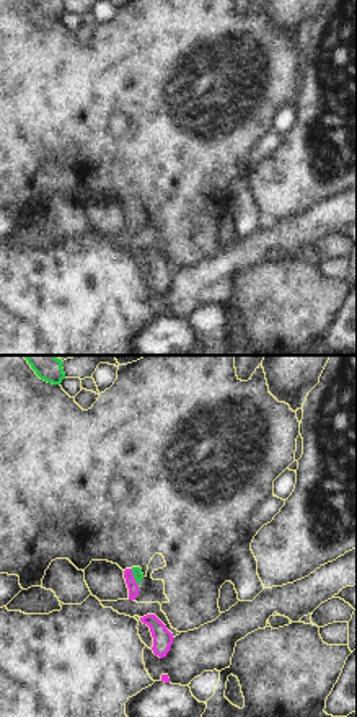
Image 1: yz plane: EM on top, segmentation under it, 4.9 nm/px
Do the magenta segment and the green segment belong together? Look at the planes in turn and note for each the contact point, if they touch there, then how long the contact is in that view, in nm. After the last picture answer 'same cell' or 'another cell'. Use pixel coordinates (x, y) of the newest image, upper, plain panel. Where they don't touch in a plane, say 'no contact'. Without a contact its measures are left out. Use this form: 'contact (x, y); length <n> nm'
contact (134, 215); length 120 nm

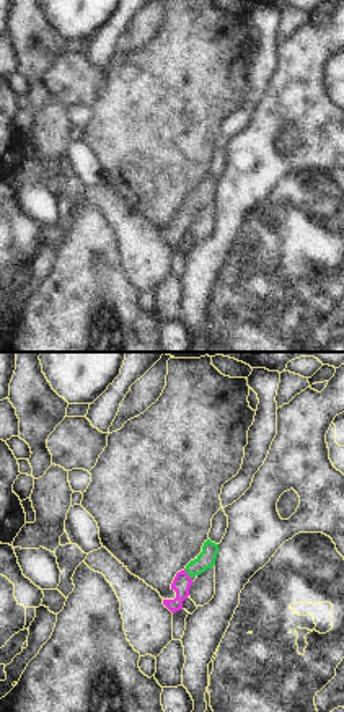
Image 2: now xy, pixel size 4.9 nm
contact (186, 209); length 70 nm

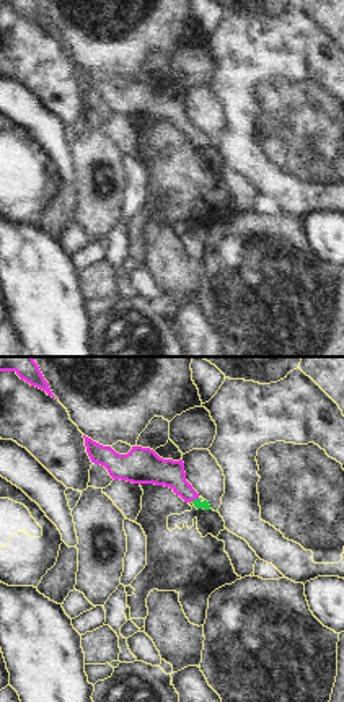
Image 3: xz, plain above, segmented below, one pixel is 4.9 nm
contact (194, 134); length 40 nm

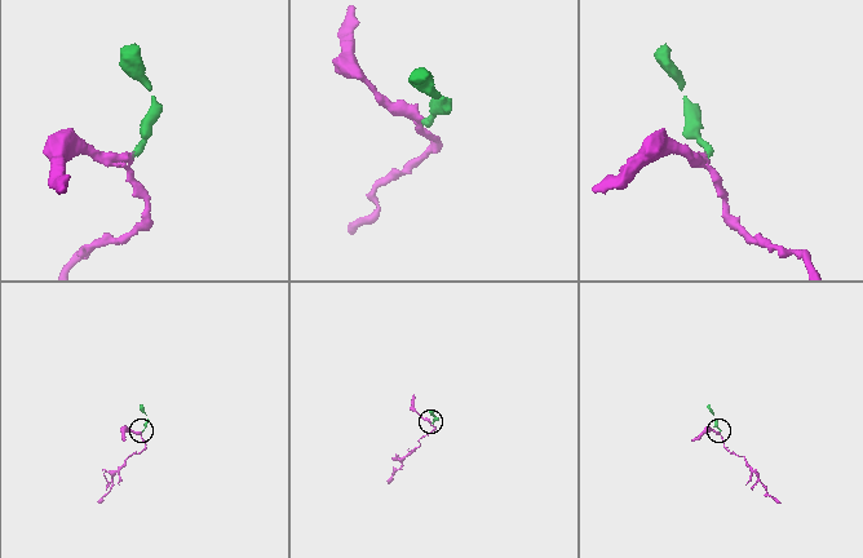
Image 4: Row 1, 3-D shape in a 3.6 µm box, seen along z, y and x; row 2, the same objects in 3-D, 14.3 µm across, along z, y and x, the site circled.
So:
same cell

